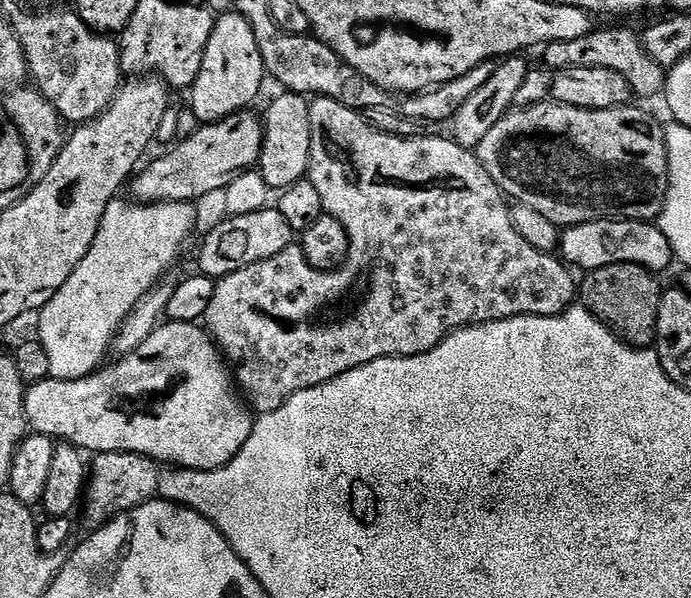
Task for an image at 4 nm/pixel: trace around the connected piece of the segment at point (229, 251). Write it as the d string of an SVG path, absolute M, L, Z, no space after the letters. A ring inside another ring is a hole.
M267 206L254 213L228 216L205 234L200 244L199 271L211 278L223 278L246 266L254 266L254 262L274 258L274 254L282 254L282 250L293 244L292 227L286 218L282 218L279 207Z

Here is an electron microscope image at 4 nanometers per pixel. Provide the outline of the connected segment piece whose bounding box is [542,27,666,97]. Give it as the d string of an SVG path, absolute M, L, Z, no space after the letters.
M597 27L582 38L574 38L574 42L554 42L543 49L543 67L549 70L566 70L574 66L590 66L602 70L614 70L622 74L626 82L630 82L633 93L640 96L659 97L664 91L666 70L646 54L639 35L628 28Z

